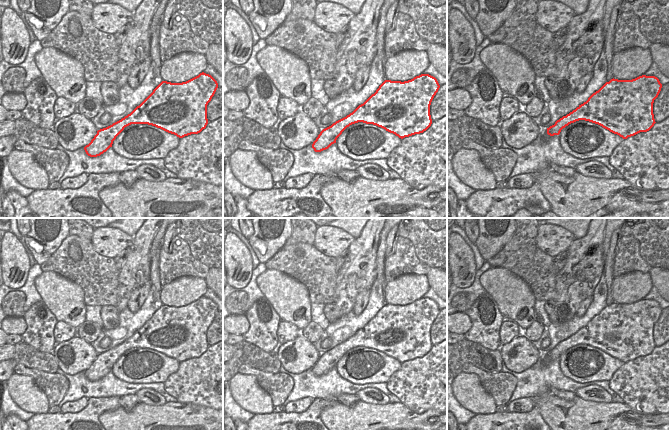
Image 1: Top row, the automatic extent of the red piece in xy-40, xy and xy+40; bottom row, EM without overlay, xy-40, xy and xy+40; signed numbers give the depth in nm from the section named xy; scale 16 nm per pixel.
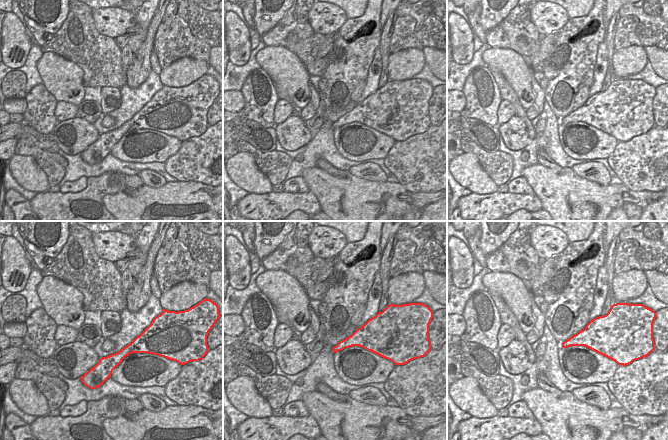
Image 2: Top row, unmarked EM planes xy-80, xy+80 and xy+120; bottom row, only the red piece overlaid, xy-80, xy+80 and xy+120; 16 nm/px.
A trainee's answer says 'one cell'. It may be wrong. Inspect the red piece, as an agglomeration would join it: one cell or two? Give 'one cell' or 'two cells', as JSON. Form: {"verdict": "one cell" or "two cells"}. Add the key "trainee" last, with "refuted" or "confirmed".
{"verdict": "one cell", "trainee": "confirmed"}

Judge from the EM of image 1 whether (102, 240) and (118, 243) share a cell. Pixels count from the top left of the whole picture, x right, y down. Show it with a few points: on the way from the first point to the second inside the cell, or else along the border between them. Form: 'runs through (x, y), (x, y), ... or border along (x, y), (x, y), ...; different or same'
runs through (106, 240), (114, 241); same

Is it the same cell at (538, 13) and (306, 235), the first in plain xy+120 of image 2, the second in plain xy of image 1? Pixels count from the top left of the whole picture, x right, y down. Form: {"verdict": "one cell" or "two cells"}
{"verdict": "two cells"}

